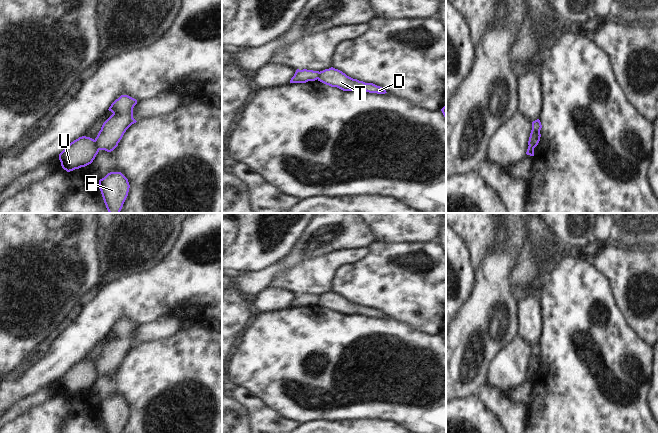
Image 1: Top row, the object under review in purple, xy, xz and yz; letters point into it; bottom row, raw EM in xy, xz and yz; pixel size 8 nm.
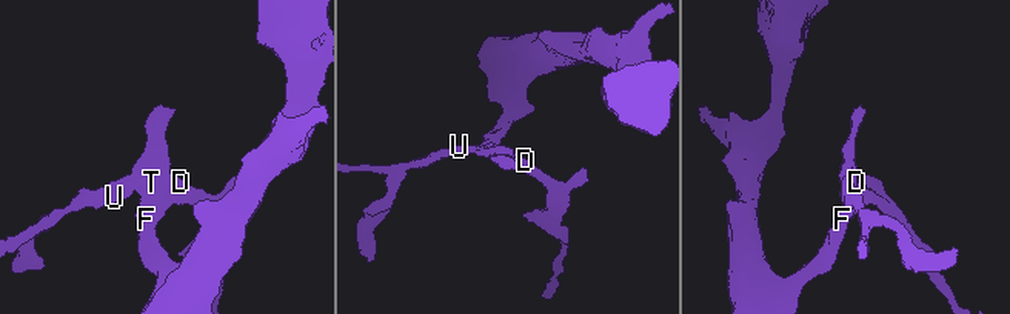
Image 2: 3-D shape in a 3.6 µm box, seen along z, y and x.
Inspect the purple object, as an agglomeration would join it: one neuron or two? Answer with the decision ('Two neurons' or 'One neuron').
Two neurons.

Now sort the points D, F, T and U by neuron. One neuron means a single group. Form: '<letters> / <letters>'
D F T / U

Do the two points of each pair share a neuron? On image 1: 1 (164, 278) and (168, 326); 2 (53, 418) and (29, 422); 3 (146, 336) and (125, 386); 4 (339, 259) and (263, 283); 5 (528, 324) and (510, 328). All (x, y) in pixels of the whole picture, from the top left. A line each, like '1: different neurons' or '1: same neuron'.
1: different neurons
2: same neuron
3: different neurons
4: different neurons
5: different neurons

